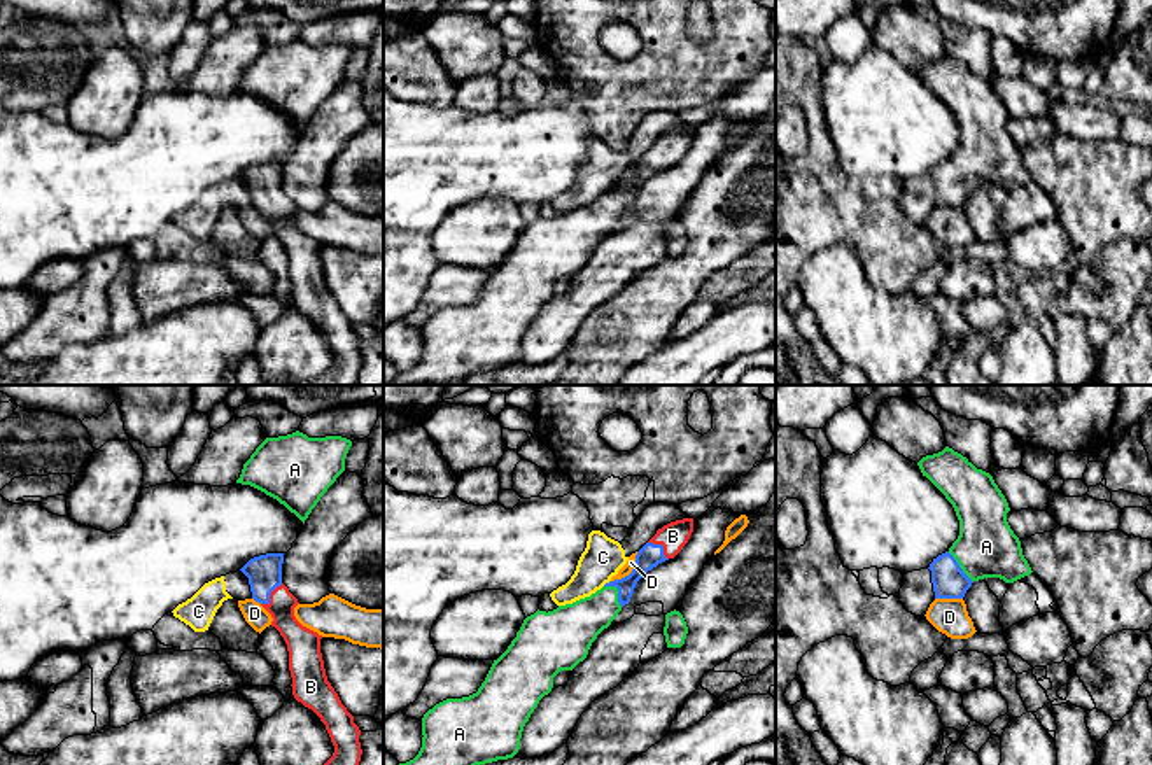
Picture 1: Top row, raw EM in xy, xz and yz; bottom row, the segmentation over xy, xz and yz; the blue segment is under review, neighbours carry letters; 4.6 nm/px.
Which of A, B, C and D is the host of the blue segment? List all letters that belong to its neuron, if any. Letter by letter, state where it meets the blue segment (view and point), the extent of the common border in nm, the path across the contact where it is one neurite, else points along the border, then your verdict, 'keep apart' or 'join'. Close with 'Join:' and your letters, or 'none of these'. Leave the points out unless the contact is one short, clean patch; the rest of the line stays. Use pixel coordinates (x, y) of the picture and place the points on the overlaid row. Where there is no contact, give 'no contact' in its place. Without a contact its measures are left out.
A: xz (618, 592) | 130 nm | join
B: xy (268, 596) | 140 nm | across xy (265, 573), (268, 596), (300, 639) | join
C: xz (606, 583) | 50 nm | along xz (610, 580), (603, 585) | keep apart
D: xz (632, 571) | 190 nm | along xz (638, 552), (634, 568), (625, 576), (611, 582) | keep apart
Join: A, B

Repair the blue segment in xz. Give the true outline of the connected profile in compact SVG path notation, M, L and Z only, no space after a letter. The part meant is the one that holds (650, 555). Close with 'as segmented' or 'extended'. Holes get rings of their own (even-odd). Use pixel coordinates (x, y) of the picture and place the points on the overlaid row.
M693 518L671 522L637 551L632 572L606 583L590 597L553 611L527 616L508 649L494 660L476 693L446 698L422 718L422 747L418 754L399 765L485 765L513 758L520 749L525 723L539 700L553 688L560 670L572 670L588 655L597 635L611 625L622 607L630 602L637 581L658 564L674 558L693 532Z | extended

